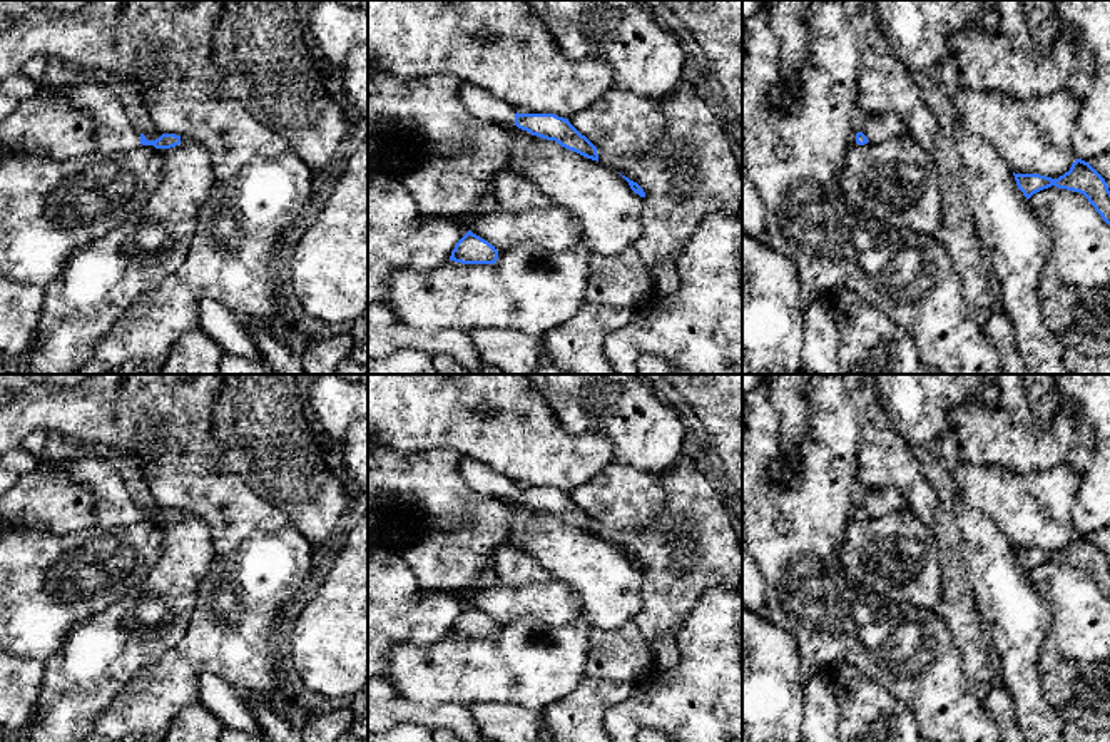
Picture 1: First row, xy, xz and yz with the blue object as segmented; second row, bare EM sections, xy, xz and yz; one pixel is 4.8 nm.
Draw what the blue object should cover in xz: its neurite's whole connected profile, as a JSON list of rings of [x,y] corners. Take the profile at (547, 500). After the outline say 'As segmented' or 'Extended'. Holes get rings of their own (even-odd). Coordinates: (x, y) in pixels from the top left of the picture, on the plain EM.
[[[461,456],[460,473],[463,481],[478,495],[517,500],[532,510],[555,515],[562,521],[598,536],[597,521],[568,493],[555,488],[518,488],[507,476],[470,456]]]. Extended

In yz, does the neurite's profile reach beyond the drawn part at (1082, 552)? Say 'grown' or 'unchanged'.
unchanged

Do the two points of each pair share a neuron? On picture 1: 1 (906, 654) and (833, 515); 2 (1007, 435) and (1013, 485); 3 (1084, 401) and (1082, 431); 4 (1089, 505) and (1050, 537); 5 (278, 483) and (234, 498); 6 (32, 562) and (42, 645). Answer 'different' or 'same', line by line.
1: same
2: different
3: different
4: different
5: different
6: same

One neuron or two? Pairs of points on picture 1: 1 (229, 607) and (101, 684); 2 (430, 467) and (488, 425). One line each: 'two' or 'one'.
1: two
2: two

